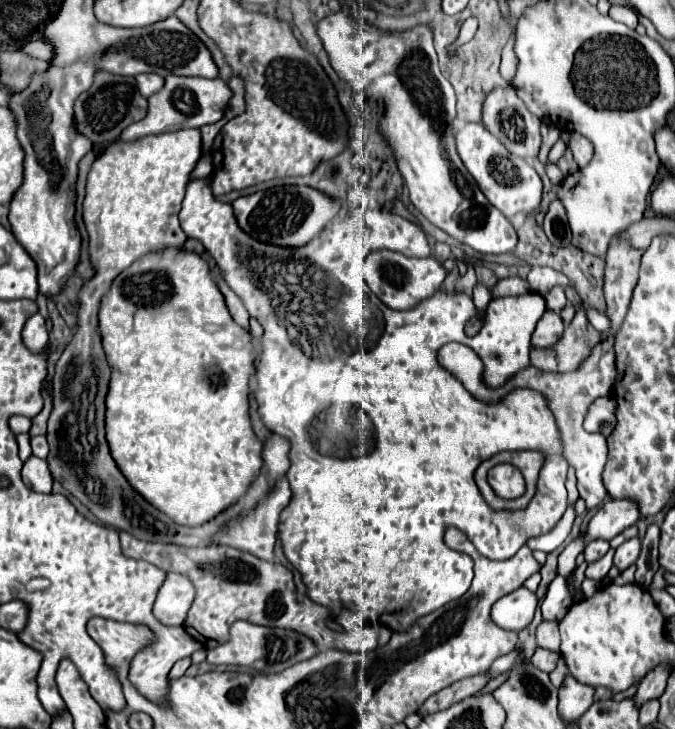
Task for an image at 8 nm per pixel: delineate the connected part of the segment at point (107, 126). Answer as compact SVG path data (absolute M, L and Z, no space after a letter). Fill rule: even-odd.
M98 72L96 84L92 84L92 88L84 92L76 104L78 130L92 142L114 140L126 126L142 120L146 112L148 112L148 100L140 96L140 92L136 90L136 80L132 76L116 76L108 72Z

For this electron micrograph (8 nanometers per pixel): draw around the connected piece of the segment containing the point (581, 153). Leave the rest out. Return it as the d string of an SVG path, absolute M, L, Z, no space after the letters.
M570 134L570 140L568 140L568 148L572 150L574 154L574 160L576 164L582 168L590 162L592 154L594 154L594 146L590 144L590 140L586 140L582 134Z

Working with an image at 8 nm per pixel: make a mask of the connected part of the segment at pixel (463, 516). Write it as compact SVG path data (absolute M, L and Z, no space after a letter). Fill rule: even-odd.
M194 180L188 184L188 190L186 190L186 198L184 198L184 204L182 204L182 210L180 210L180 224L182 224L182 230L186 232L188 238L198 238L204 248L210 252L210 256L216 260L218 268L222 270L224 274L224 280L230 284L230 288L242 298L244 306L248 308L250 316L254 316L262 326L264 326L264 336L262 336L262 354L260 354L260 364L258 364L258 372L256 372L256 378L258 378L258 390L256 390L256 402L258 402L258 412L260 412L260 418L264 422L264 426L280 436L284 436L286 440L290 440L290 470L286 474L288 482L290 482L290 488L292 488L292 500L288 504L286 510L282 510L280 514L280 524L278 524L278 534L280 534L280 540L282 540L282 546L284 546L284 554L288 556L288 560L300 570L302 574L302 580L304 584L308 586L308 596L326 606L326 608L332 608L332 604L340 604L340 606L347 606L352 612L359 614L370 614L371 620L377 620L382 625L387 626L390 630L406 630L410 628L410 624L420 618L420 616L426 616L434 610L438 610L440 606L448 604L450 600L456 600L456 596L462 596L468 588L470 588L470 582L472 582L473 573L473 560L467 554L460 554L460 552L454 552L452 548L448 548L444 544L444 532L448 528L458 528L460 532L464 532L468 536L468 540L476 546L476 550L480 550L482 556L490 556L492 560L506 560L506 558L512 558L520 546L524 546L524 542L530 538L530 536L540 536L540 534L548 534L550 530L554 530L554 526L560 522L562 514L566 512L566 506L568 506L568 494L566 494L566 472L568 472L568 462L564 458L564 444L562 444L562 436L560 436L560 430L556 426L556 418L552 414L552 410L548 408L548 400L546 396L542 396L542 392L538 390L532 390L532 388L516 388L512 390L508 396L504 396L500 402L482 402L478 398L474 398L466 388L464 384L454 376L450 374L446 368L440 366L438 362L438 350L448 344L448 342L460 342L460 344L466 344L470 346L482 360L484 360L484 372L486 372L486 382L492 384L492 386L498 386L498 384L504 384L514 372L518 372L518 368L524 368L528 364L528 354L530 354L530 336L536 328L536 322L540 320L540 316L546 312L546 302L544 298L538 294L538 292L528 292L528 294L522 294L522 296L502 296L502 298L494 298L490 304L488 304L488 316L484 318L484 328L480 330L478 336L474 338L468 338L464 334L464 324L476 316L476 308L472 304L472 298L464 292L442 292L442 290L436 290L428 300L422 300L416 308L412 310L390 310L386 308L382 302L370 302L370 308L366 310L366 326L344 326L344 310L342 310L342 302L332 302L332 300L340 300L344 296L344 288L342 284L336 280L336 272L342 270L348 260L354 260L354 258L366 258L372 250L376 248L392 248L396 252L400 252L400 240L408 240L408 234L424 234L422 226L416 224L416 222L410 222L406 218L400 218L396 214L390 214L390 212L384 212L380 208L368 208L362 216L346 216L342 214L340 220L324 230L318 238L314 238L310 244L302 246L302 248L274 248L274 246L268 246L268 244L262 244L254 238L250 238L248 234L244 234L236 220L234 220L234 214L232 214L232 206L230 204L224 204L220 200L214 198L212 194L212 188L210 184L204 184L204 180ZM334 404L348 404L348 406L358 406L362 408L370 422L374 424L374 448L370 448L370 452L366 452L366 456L354 456L354 460L334 460L332 456L322 456L316 448L314 448L314 442L310 440L310 434L308 434L308 428L314 420L314 416L318 416L318 412L324 412L326 408L334 406ZM504 450L536 450L536 452L542 452L544 454L544 466L540 470L540 476L538 476L538 486L536 486L536 494L534 498L530 500L530 504L522 510L494 510L486 504L486 500L482 498L480 494L480 488L476 486L476 478L474 478L474 472L476 468L492 458L494 454L498 452L504 452Z

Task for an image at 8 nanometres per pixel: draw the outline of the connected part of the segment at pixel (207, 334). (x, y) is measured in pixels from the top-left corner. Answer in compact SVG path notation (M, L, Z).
M164 250L160 254L150 254L132 264L126 272L114 280L110 292L104 296L100 306L100 330L102 330L102 346L108 354L108 362L112 366L112 378L110 378L110 392L106 398L106 438L110 440L110 448L114 452L114 458L118 458L118 464L122 466L122 474L134 484L146 500L150 500L160 512L166 512L176 524L184 526L200 526L216 518L220 512L228 510L232 504L236 504L244 492L250 488L250 484L258 478L260 468L264 464L262 460L262 440L254 434L250 424L250 406L248 406L248 394L250 394L250 374L254 370L254 336L244 330L240 324L234 322L232 314L228 312L228 306L224 304L224 296L220 294L218 286L214 284L210 276L208 264L192 252L184 250Z

